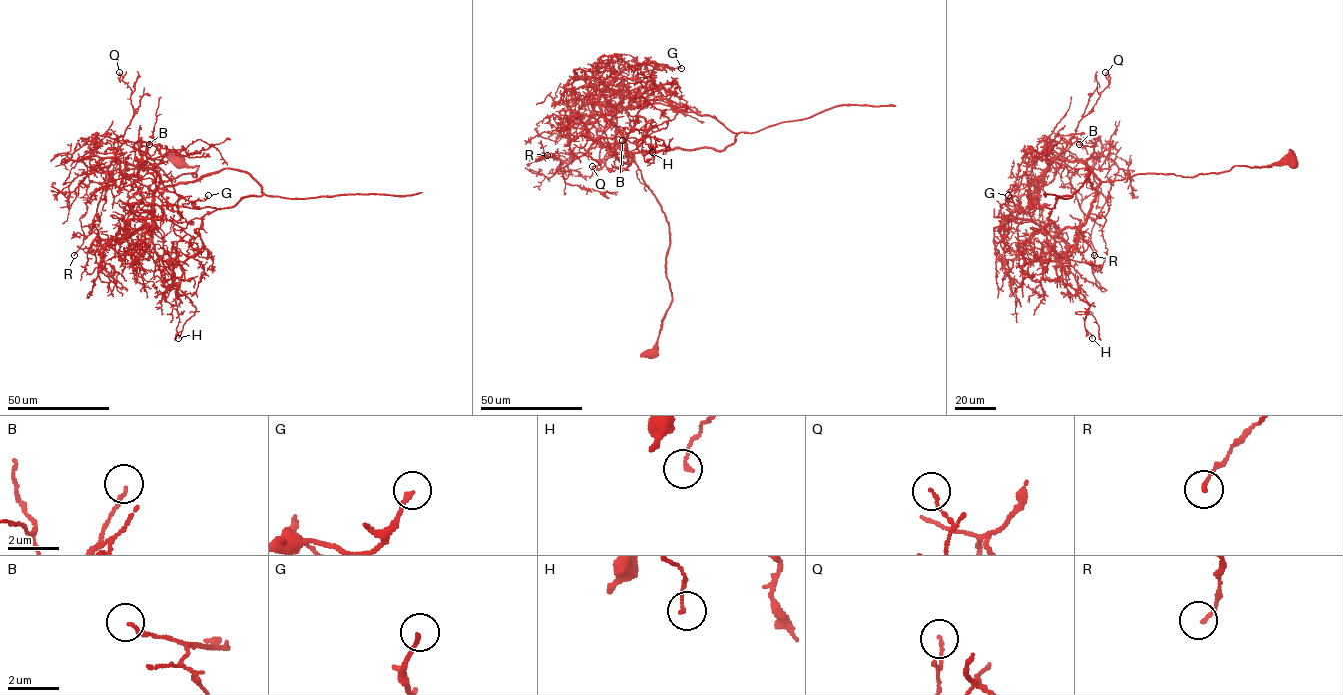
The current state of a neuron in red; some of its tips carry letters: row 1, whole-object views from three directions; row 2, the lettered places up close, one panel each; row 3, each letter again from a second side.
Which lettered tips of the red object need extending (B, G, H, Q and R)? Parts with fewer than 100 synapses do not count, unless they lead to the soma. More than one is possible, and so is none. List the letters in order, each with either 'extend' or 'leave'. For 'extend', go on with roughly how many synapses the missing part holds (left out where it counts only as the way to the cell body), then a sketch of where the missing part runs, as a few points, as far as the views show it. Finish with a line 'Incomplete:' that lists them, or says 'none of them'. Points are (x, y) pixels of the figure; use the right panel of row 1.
B: leave
G: leave
H: leave
Q: leave
R: leave
Incomplete: none of them

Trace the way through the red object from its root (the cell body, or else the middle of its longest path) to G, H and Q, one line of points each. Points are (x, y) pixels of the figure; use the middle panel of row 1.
G: (651, 353), (672, 299), (669, 223), (633, 155), (617, 145), (616, 111), (621, 83), (658, 66), (681, 68)
H: (651, 353), (672, 299), (669, 230), (625, 156), (639, 116), (669, 148), (652, 152)
Q: (651, 353), (672, 299), (669, 223), (633, 155), (601, 145), (589, 119), (607, 148), (605, 164), (592, 166)

